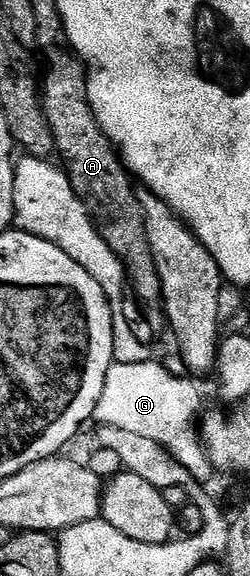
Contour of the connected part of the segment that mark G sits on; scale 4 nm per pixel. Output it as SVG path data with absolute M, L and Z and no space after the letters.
M144 361L142 363L134 363L133 365L125 365L124 363L114 362L111 364L109 373L105 377L105 389L101 389L101 397L97 401L95 406L95 413L93 416L94 422L102 426L117 426L119 429L127 429L130 432L138 433L140 436L149 437L150 441L160 443L165 450L170 451L178 460L182 460L185 469L189 471L197 479L197 481L203 484L210 484L211 475L213 476L213 468L210 461L207 460L207 451L203 448L203 440L200 432L197 430L197 420L200 418L201 410L199 406L202 405L203 399L199 396L199 387L194 383L196 380L191 377L180 377L169 373L166 366L162 362L155 363L156 361Z

